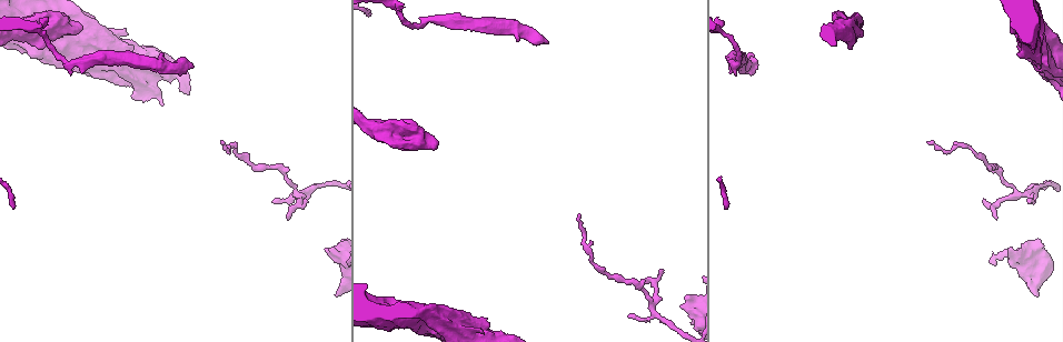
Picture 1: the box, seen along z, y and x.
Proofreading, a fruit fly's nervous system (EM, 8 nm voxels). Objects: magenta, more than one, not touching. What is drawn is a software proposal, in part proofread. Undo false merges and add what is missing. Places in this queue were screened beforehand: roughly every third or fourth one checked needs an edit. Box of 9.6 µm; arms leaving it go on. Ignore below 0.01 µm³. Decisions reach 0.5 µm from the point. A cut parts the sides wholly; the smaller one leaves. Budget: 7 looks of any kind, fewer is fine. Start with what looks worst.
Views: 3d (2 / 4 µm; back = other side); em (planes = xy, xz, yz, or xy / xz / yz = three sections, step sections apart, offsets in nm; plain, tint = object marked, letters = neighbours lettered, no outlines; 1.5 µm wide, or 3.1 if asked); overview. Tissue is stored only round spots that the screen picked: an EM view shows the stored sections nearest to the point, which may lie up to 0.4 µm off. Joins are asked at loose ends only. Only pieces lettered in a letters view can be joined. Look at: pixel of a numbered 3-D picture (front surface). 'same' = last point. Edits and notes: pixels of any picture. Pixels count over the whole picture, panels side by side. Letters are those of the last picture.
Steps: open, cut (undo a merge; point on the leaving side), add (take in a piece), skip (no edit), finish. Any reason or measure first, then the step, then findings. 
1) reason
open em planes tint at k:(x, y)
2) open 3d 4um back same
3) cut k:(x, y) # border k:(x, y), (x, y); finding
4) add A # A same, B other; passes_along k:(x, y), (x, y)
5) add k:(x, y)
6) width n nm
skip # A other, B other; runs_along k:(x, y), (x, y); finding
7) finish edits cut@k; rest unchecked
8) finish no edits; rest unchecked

branch stops here
open 3d 4um at 1:(548, 43)

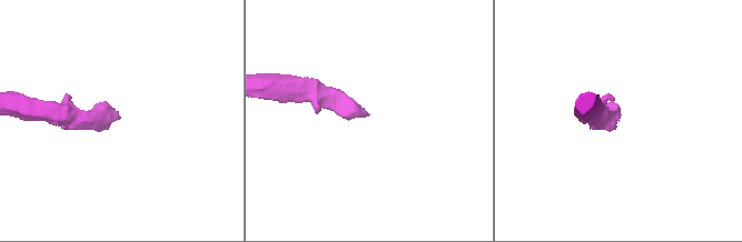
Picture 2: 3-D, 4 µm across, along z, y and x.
open em yz step 4 letters at 2:(117, 118)

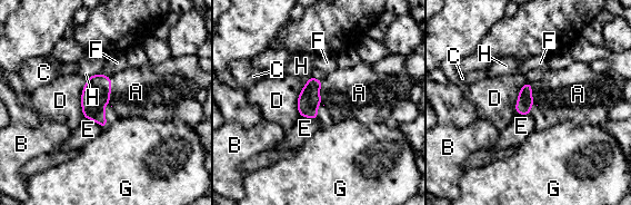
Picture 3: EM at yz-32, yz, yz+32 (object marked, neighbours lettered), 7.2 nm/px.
add A # A same, B other, C other, D other, E other, F other, G other, H other; passes_along 3:(96, 93), (110, 91), (136, 91); it goes on there

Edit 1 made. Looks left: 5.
sudden change in width
open em xy step 4 tint at 1:(731, 64)

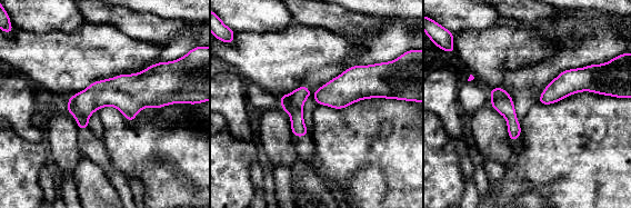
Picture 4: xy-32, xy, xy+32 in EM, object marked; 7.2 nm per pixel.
open em planes letters same

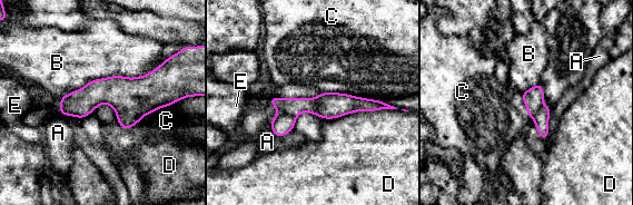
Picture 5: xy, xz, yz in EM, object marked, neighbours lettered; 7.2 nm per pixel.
cut 5:(283, 124) # A other, B other, C other, D other, E other; border 5:(278, 111), (295, 117); two neurons meet here

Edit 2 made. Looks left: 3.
redraw
open overview

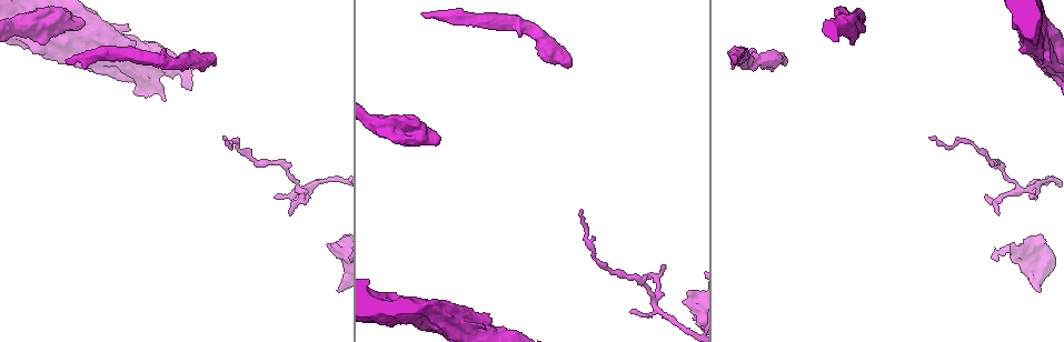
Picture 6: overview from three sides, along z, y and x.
touches itself
open em xy step 8 letters at 6:(1044, 58)

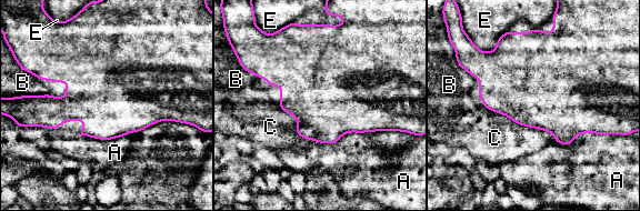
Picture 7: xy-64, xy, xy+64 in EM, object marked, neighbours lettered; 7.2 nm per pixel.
another direction
open em planes letters same

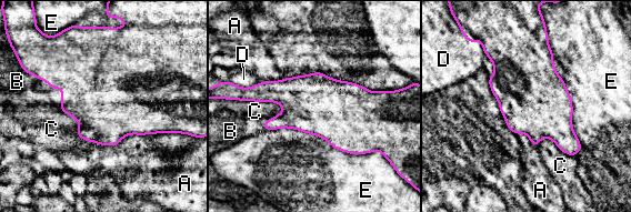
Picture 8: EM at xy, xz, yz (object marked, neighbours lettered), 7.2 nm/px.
width 440 nm; longest_contact E 550 nm
skip # A other, B other, C other, D other, E other; one neuron here

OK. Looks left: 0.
finish edits add@3, cut@5; rest unchecked

